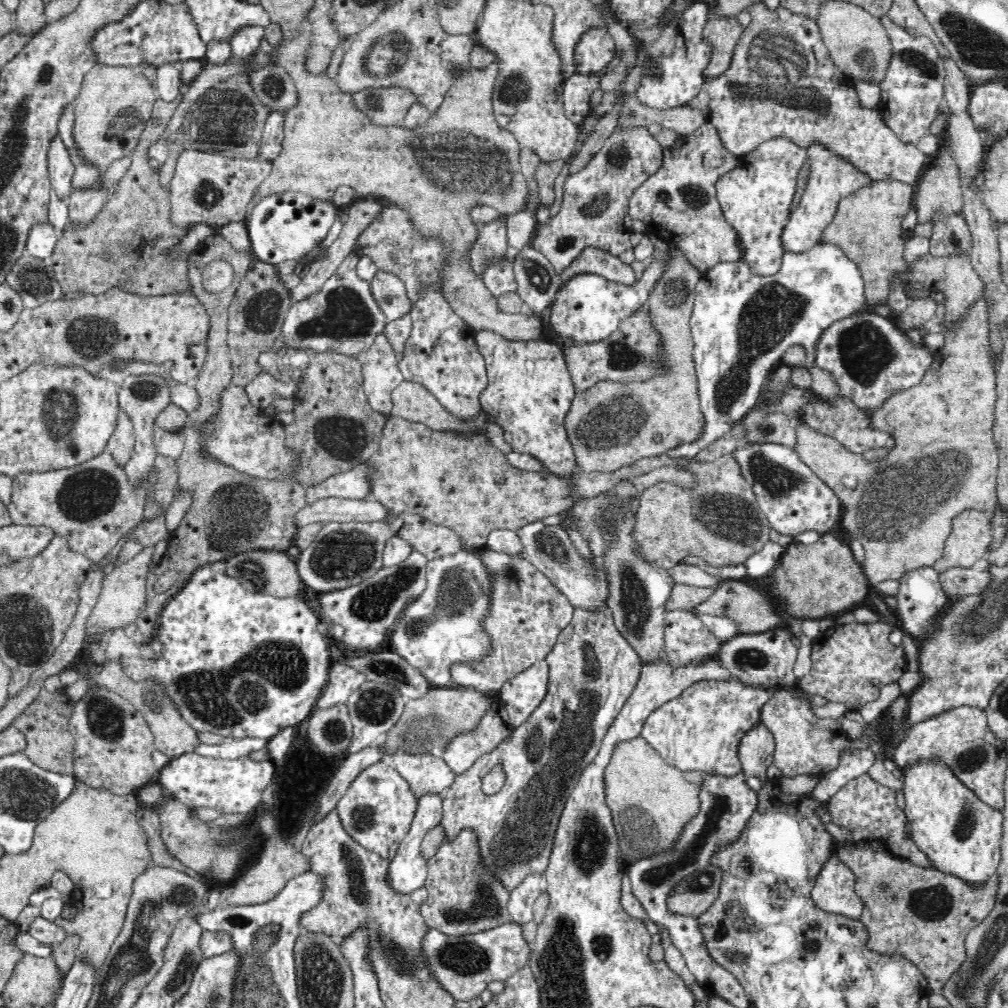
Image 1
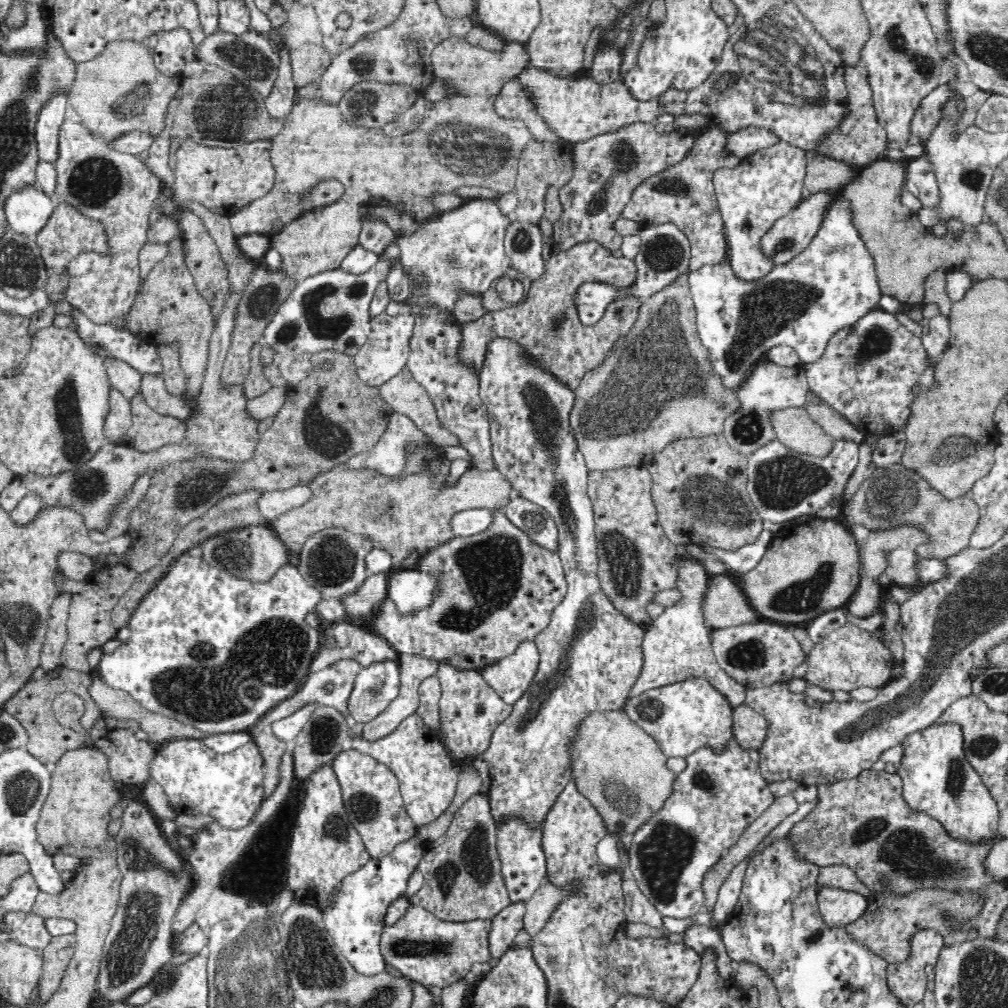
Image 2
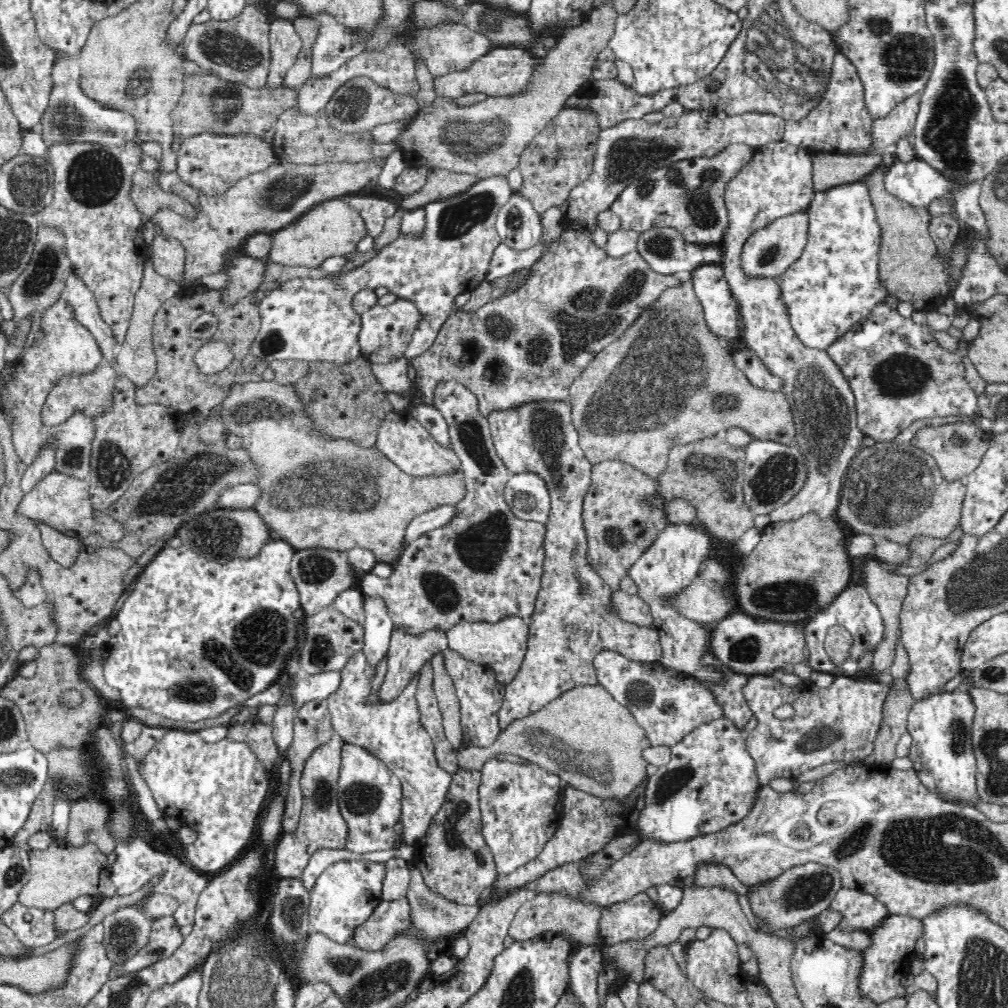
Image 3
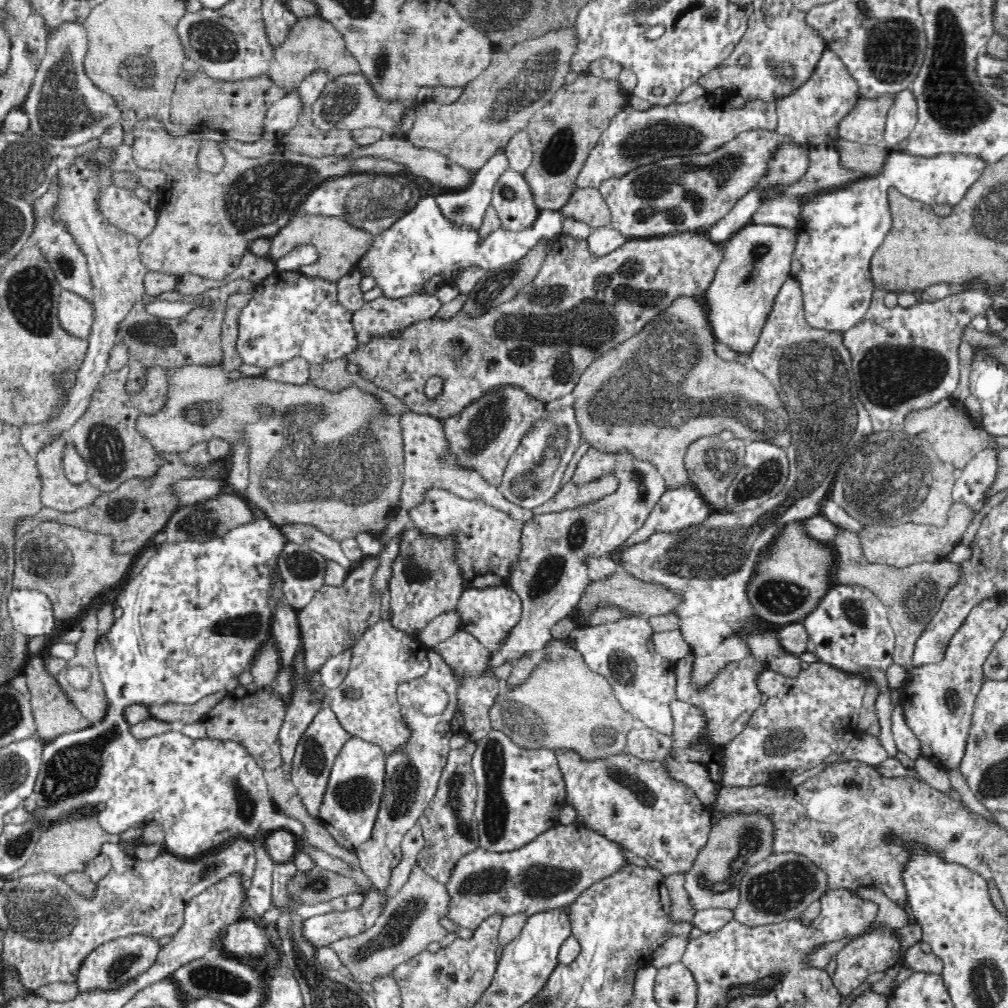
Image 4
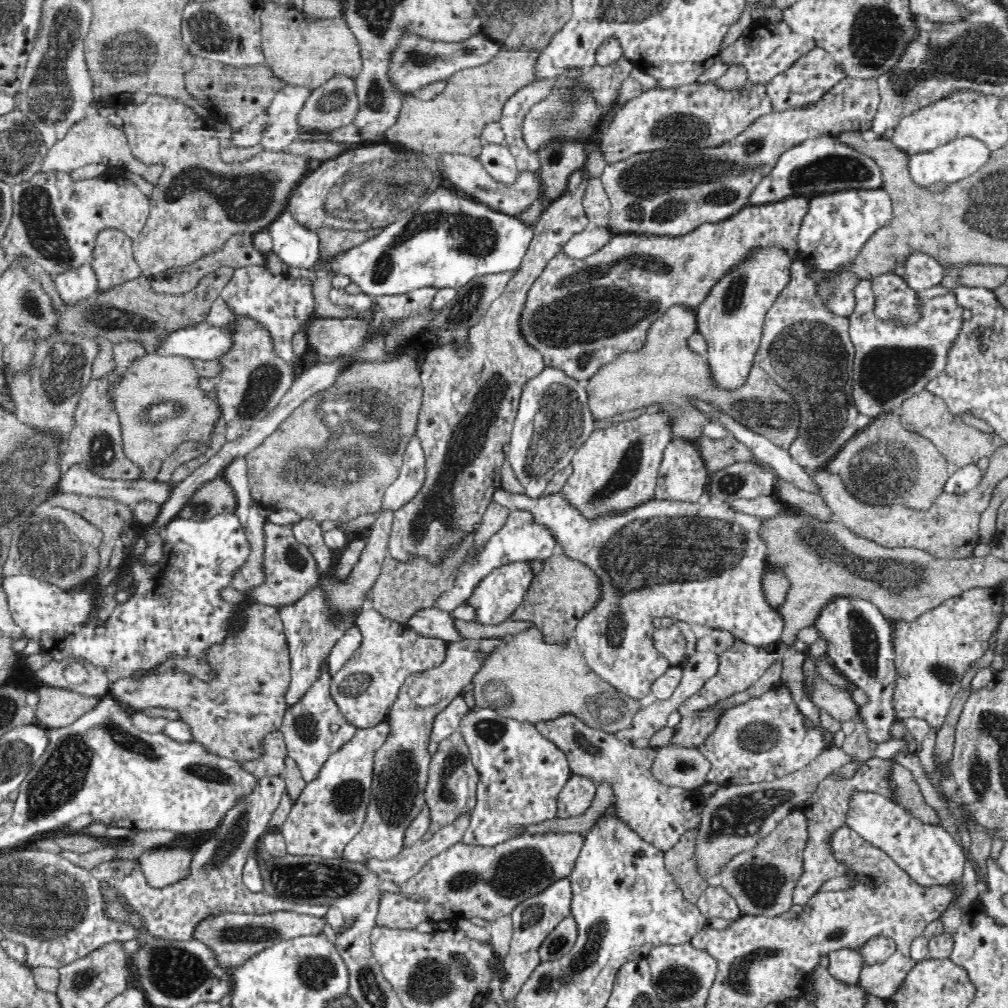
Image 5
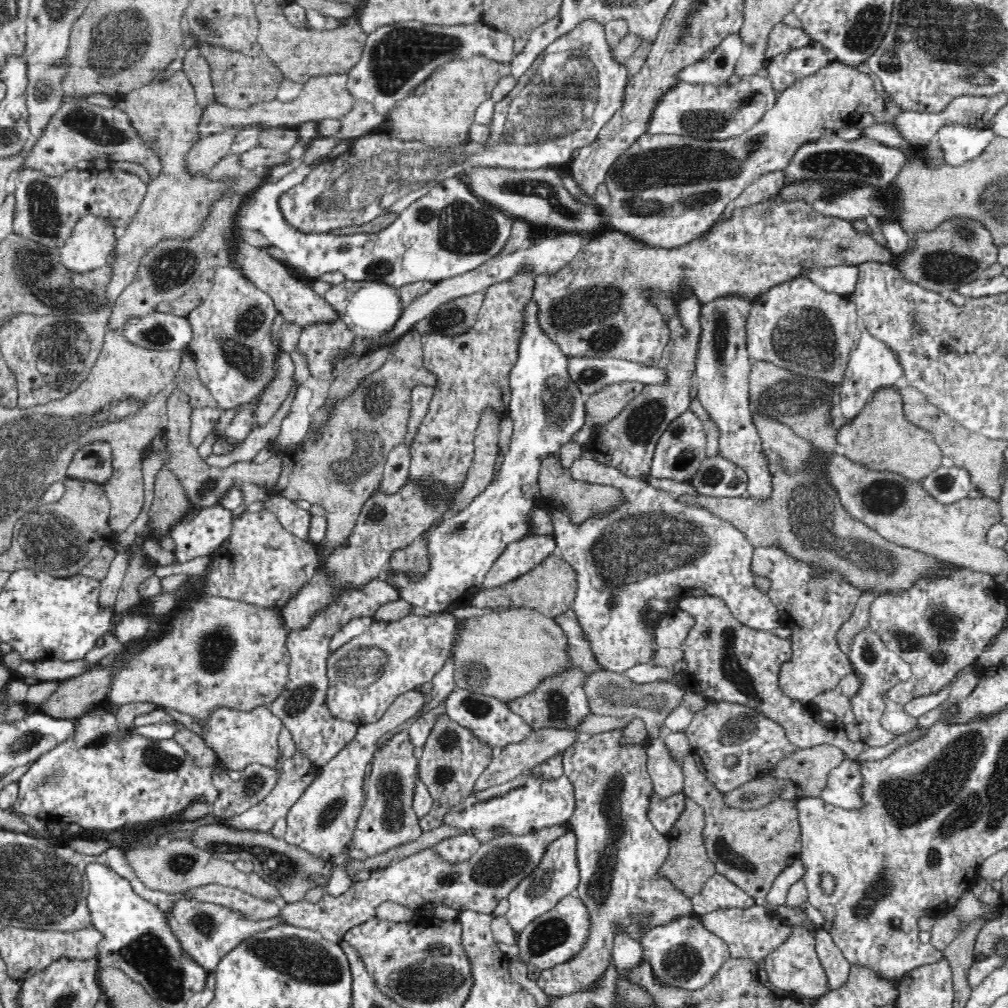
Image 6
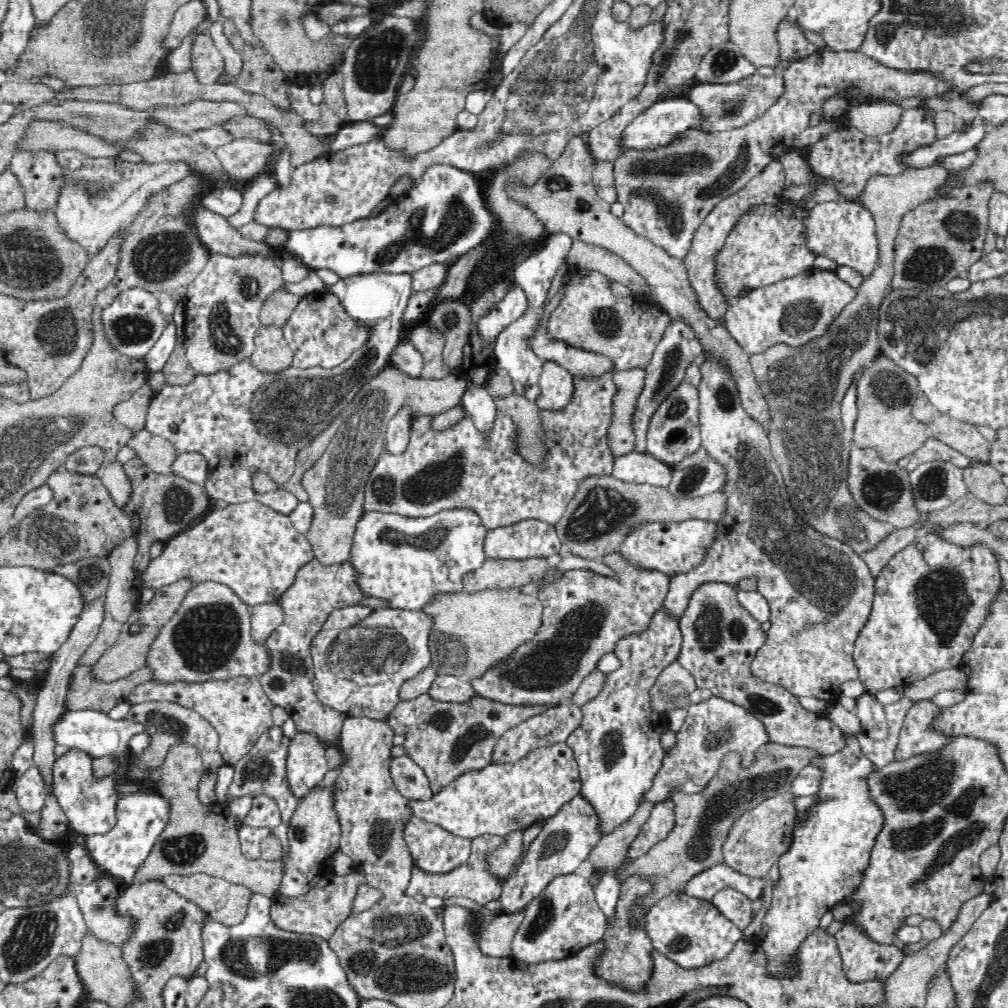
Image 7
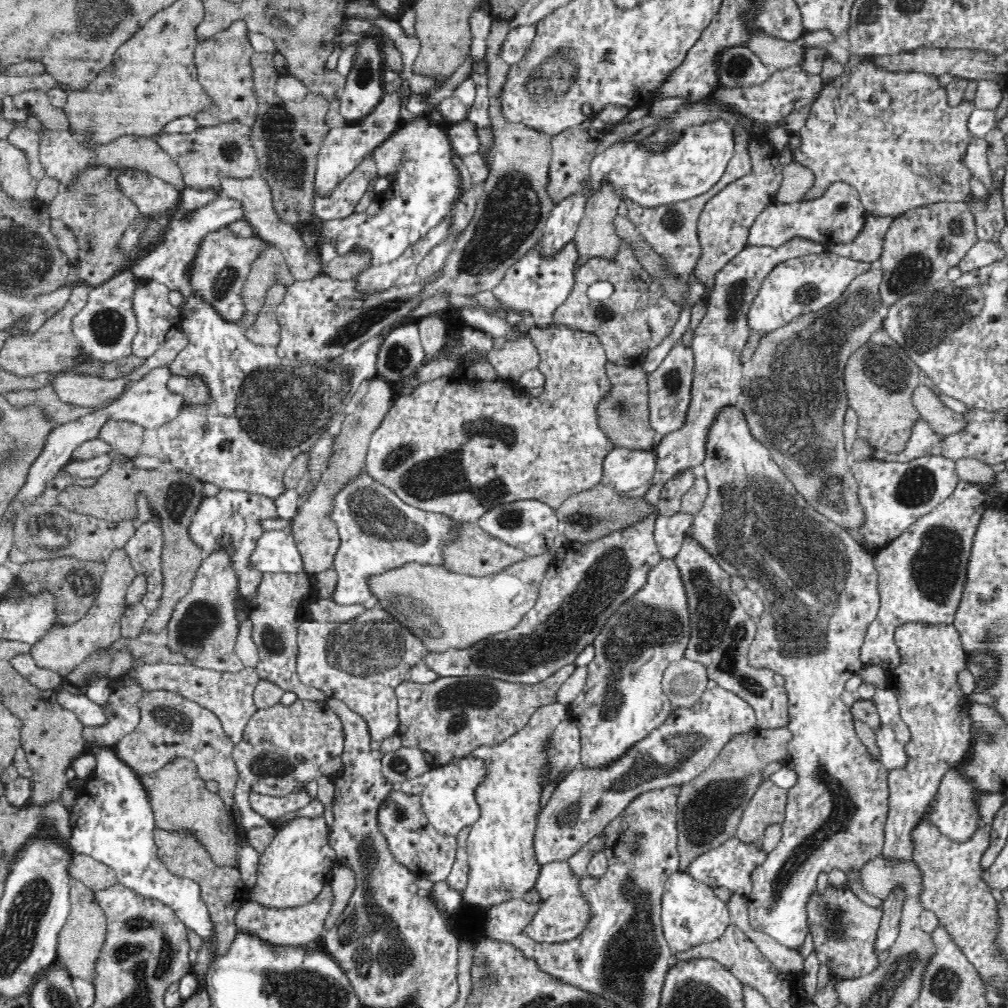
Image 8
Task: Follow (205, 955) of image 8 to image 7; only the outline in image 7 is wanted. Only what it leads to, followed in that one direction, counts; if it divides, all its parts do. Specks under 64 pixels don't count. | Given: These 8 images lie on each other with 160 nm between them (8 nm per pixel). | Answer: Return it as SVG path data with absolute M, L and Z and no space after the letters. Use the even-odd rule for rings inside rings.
M170 874L162 882L178 894L186 897L188 901L200 905L202 910L209 913L214 920L228 926L237 925L246 918L249 905L252 903L252 891L242 884L234 884L222 878L216 878L209 874L190 874L190 876L178 876Z

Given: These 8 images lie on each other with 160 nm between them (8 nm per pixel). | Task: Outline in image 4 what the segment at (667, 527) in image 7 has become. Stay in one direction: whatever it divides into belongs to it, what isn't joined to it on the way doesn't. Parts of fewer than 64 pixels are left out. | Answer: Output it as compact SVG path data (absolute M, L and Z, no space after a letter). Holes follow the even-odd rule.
M796 278L786 279L773 305L772 312L766 318L761 337L750 353L750 364L774 385L787 410L789 424L792 424L792 430L794 430L791 443L786 449L786 456L789 460L789 476L786 484L778 494L770 497L756 509L744 510L744 512L724 512L724 514L712 512L700 524L690 524L682 531L652 532L646 540L634 542L630 546L621 545L608 556L611 559L618 557L616 568L619 572L624 571L627 577L634 578L635 581L644 580L646 585L662 586L679 598L679 603L669 612L679 618L680 633L686 644L690 646L693 655L690 663L694 657L696 658L693 664L696 664L696 660L700 658L694 653L694 647L699 647L701 652L704 648L706 650L704 656L712 656L716 652L724 656L724 642L730 635L744 631L746 636L750 636L750 634L777 629L778 626L762 620L754 612L747 597L748 584L754 576L758 558L766 554L766 550L774 544L779 532L786 524L815 518L821 514L821 504L824 502L824 497L830 494L834 476L841 466L846 450L852 450L852 446L873 432L870 415L855 395L852 361L849 350L843 342L843 333L840 330L810 325L806 319L801 285ZM635 611L635 613L638 613L640 615L644 616L644 619L641 617L632 617L629 618L629 613L627 615L622 615L621 617L619 617L618 619L614 619L613 621L607 621L604 623L596 623L594 626L579 626L576 629L573 629L570 632L570 636L569 636L569 640L572 641L572 644L574 644L574 646L576 647L576 649L579 651L580 654L582 654L582 657L585 659L585 662L589 664L590 667L592 667L592 669L594 671L597 671L598 674L601 674L609 683L610 683L610 688L612 689L612 692L614 693L614 696L618 699L618 701L620 701L620 704L622 705L622 708L624 708L624 710L626 710L626 712L629 712L631 715L633 715L633 717L636 719L637 723L641 724L641 725L645 725L648 728L653 728L654 730L657 730L660 734L667 734L668 736L672 736L673 734L673 714L670 712L670 704L672 704L672 702L674 702L674 700L677 700L677 696L676 696L676 692L678 691L678 678L677 678L677 673L675 672L675 666L674 664L669 661L668 659L660 656L660 654L655 652L655 647L654 644L652 643L652 634L654 634L654 632L652 631L652 627L650 627L650 625L647 622L647 618L648 615L646 614L641 614L641 611Z

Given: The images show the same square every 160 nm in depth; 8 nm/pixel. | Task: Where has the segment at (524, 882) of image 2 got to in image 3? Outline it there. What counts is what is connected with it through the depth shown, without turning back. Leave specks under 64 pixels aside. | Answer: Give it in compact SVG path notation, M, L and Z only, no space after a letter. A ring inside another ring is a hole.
M487 758L480 768L479 780L482 834L501 876L513 875L544 850L562 820L561 778L532 761L514 764Z

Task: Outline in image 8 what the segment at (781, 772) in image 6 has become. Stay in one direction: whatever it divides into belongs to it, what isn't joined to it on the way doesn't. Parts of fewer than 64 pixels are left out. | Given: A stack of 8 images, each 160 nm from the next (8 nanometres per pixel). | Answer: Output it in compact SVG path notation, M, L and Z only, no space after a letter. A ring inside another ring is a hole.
M754 728L752 732L734 734L702 774L682 784L677 799L679 872L686 871L692 860L708 850L714 850L719 843L736 834L742 812L766 780L764 768L770 762L779 762L783 766L787 761L786 742L789 738L786 728L766 728L764 732Z

